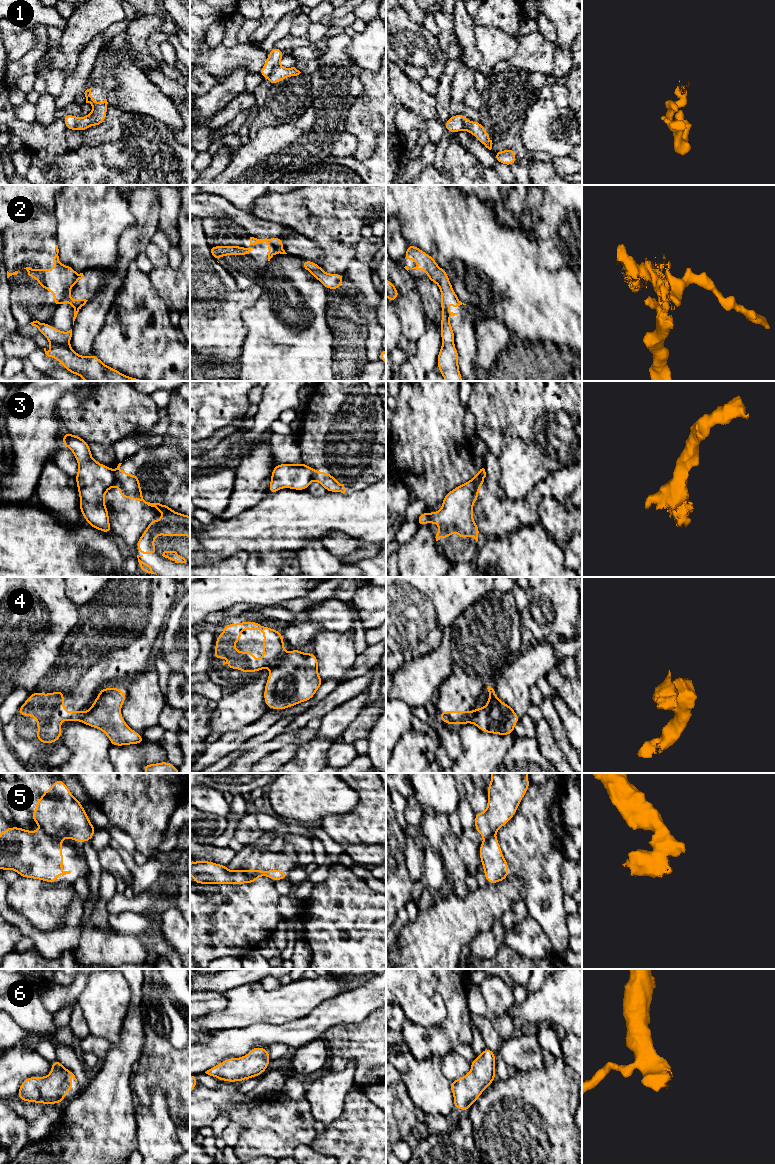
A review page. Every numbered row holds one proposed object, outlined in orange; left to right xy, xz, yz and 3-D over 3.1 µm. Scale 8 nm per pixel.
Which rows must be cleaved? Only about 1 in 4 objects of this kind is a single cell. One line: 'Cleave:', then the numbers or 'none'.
Cleave: 1, 2, 3, 4, 5

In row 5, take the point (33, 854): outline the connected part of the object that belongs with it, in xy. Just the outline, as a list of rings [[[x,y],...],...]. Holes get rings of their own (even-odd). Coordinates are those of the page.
[[[9,827],[0,834],[0,870],[11,869],[20,877],[56,884],[59,875],[71,871],[61,869],[63,838],[40,831]]]

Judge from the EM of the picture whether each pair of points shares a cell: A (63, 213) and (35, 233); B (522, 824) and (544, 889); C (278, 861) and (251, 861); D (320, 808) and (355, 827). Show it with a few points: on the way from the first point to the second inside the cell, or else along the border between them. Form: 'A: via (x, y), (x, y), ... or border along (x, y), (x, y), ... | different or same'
A: border along (52, 211), (56, 220), (56, 242) | different
B: via (533, 840), (533, 847), (537, 852), (537, 873) | same
C: via (271, 861), (258, 861) | same
D: border along (353, 808), (343, 813), (331, 813), (318, 823) | different

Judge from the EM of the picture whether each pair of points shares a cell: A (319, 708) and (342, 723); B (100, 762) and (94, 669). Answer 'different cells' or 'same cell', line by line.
A: different cells
B: different cells

